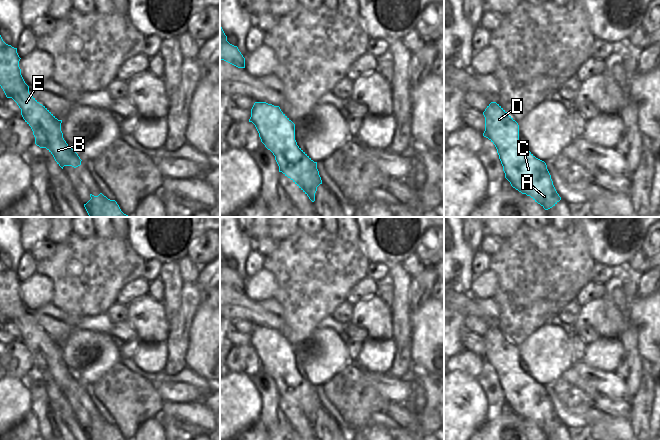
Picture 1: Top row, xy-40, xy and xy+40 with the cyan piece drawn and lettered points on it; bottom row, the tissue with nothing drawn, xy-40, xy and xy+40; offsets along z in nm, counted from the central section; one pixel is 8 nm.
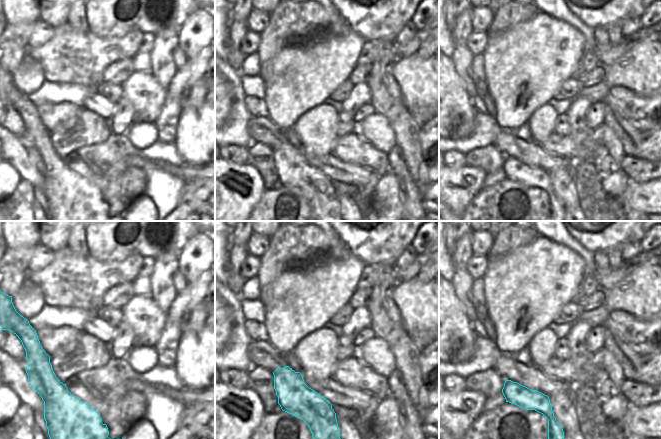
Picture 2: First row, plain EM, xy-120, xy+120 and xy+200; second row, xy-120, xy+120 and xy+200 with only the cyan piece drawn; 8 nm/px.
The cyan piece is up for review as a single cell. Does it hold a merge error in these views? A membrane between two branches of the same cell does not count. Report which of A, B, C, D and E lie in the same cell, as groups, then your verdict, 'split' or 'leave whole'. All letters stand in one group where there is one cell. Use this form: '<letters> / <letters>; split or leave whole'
A C / B D E; split

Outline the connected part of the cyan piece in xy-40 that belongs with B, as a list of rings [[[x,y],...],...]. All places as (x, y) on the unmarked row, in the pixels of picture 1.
[[[0,259],[0,310],[6,321],[12,322],[21,333],[37,370],[46,372],[62,393],[64,390],[80,390],[82,384],[70,374],[63,362],[62,344],[58,344],[29,317],[29,310],[21,299],[20,283],[17,272],[6,268]]]

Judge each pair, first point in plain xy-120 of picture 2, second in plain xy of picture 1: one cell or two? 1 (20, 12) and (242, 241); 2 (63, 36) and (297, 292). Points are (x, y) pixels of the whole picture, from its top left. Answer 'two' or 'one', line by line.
1: two
2: one

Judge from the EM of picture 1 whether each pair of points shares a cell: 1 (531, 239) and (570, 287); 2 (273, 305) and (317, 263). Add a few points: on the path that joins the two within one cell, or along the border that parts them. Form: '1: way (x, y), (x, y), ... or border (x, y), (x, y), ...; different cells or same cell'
1: way (534, 251), (558, 275); same cell
2: border (273, 297), (280, 305), (283, 317); different cells

